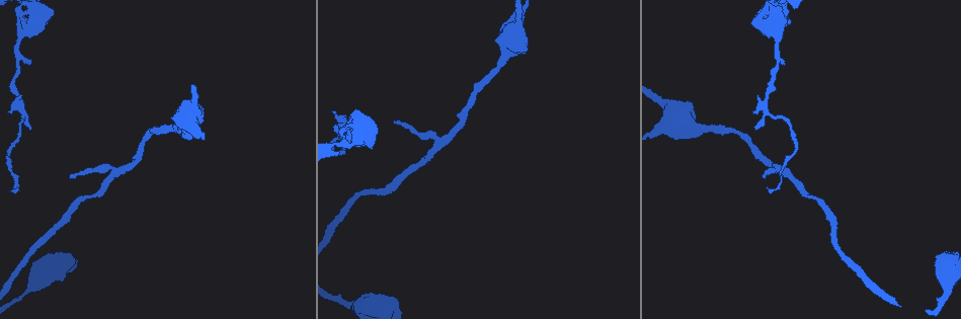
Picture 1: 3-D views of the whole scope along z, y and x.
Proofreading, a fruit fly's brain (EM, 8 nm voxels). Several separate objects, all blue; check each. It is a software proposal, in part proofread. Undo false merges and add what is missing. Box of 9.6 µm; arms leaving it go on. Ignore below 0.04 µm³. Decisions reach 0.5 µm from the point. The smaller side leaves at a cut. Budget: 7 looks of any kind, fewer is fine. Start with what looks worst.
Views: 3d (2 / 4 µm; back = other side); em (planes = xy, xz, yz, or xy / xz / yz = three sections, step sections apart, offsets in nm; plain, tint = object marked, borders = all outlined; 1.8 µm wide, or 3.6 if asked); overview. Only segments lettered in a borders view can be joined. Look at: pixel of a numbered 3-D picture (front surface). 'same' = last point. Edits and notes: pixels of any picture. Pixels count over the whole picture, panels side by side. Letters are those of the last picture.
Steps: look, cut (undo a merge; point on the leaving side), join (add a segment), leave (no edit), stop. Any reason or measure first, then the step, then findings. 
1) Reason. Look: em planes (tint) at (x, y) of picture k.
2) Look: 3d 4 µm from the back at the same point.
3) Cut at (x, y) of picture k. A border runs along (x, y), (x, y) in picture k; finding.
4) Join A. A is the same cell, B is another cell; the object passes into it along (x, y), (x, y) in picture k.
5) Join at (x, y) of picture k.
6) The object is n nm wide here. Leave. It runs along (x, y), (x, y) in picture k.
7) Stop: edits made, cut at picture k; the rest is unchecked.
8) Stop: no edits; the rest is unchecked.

Abrupt turn. Look: em planes (borders) at (341, 122) of picture 1.

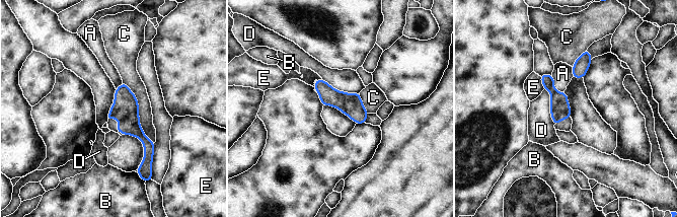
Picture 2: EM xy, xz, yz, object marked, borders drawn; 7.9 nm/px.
The object is 160 nm wide here; the longest contact is with C, 550 nm. Leave. A, B, C, D and E are other cells; all the same cell.

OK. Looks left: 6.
Thin end. Look: 3d 4 µm at (70, 175) of picture 1.

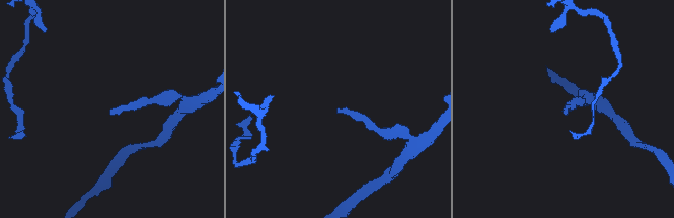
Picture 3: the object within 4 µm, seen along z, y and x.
Look: em planes (borders) at (339, 108) of picture 3.

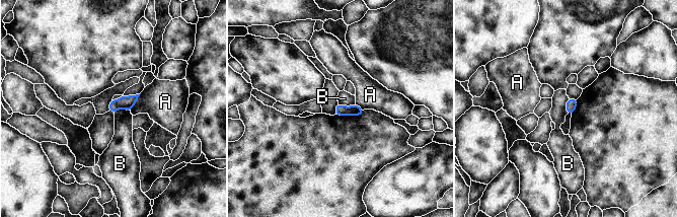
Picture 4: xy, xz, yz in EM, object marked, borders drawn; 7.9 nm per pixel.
Leave. A and B are other cells; a border runs along (130, 111), (120, 107), (114, 113) in picture 4; no lettered segment goes on from it.

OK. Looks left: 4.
Sudden change in width. Look: em xy step 4 (tint) at (779, 37) of picture 1.

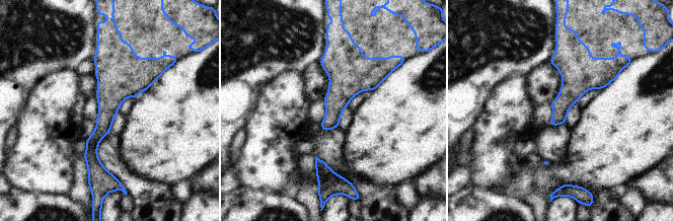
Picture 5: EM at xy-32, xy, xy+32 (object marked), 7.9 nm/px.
Look: em planes (borders) at the same point.

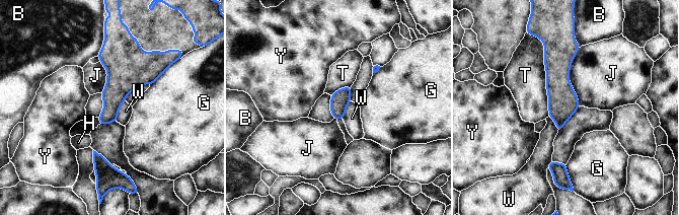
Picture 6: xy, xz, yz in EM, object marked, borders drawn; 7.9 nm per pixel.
Leave. B, G, H, J, T, W and Y are other cells; it runs along (560, 46), (558, 127) in picture 6; all the same cell.

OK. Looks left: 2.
Stop: no edits; the rest is unchecked.

